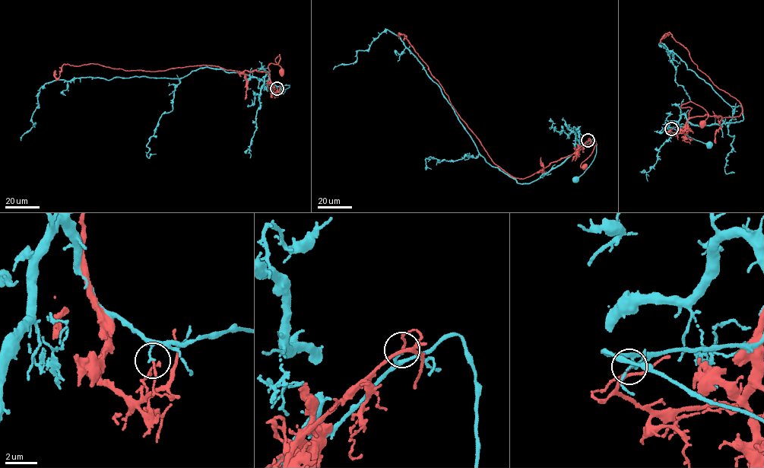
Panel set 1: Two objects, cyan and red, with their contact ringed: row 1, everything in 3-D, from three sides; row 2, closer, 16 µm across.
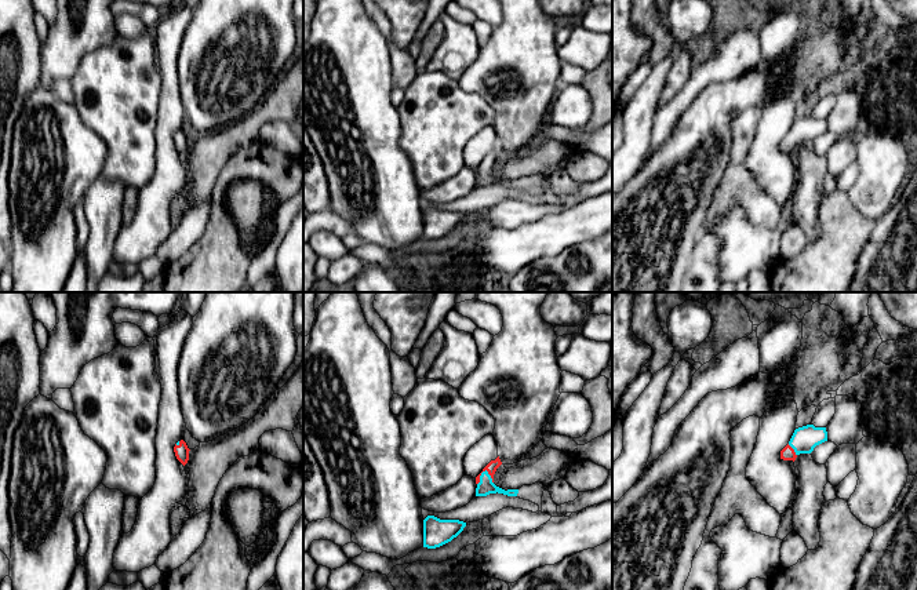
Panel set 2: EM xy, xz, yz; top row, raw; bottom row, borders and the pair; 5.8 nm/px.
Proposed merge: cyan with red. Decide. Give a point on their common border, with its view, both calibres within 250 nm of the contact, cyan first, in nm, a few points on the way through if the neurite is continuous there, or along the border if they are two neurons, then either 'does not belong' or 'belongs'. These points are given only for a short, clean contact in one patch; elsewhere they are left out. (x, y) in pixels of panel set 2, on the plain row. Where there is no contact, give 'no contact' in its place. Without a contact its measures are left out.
contact xz (480, 168); calibres 90 and 70 nm; border xz (486, 160), (477, 175); does not belong

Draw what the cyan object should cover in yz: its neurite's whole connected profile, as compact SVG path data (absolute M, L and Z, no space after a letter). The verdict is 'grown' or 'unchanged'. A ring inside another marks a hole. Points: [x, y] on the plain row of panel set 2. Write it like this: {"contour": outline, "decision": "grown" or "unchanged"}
{"contour": "M807 116L794 121L789 136L794 141L796 146L811 145L814 139L827 132L826 119L815 119Z", "decision": "unchanged"}

